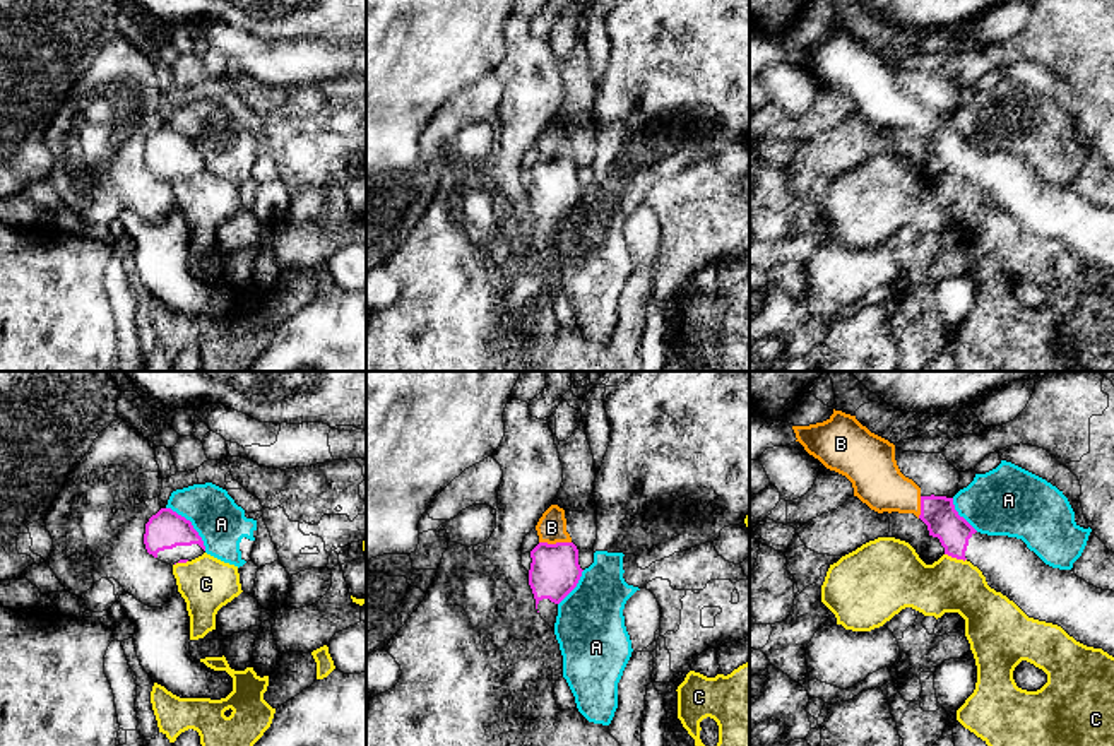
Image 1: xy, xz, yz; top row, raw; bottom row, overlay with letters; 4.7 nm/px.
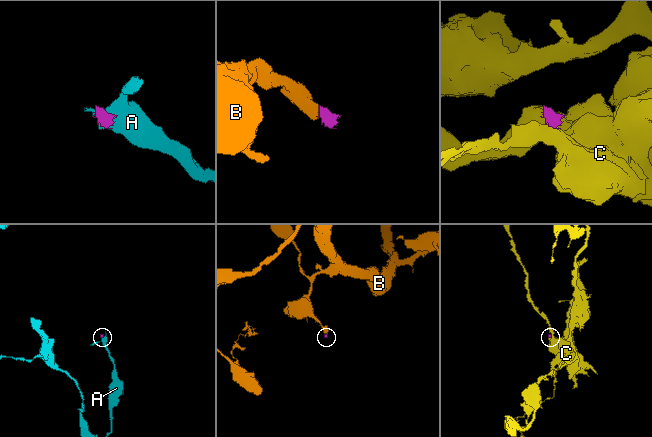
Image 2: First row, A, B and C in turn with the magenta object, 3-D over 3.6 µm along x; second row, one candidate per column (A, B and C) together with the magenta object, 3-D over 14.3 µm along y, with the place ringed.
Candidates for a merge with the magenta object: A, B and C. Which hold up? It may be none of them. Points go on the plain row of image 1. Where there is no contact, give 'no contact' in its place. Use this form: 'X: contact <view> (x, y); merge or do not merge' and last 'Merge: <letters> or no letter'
A: contact xy (190, 141); do not merge
B: contact xz (556, 159); merge
C: contact yz (955, 173); do not merge
Merge: B

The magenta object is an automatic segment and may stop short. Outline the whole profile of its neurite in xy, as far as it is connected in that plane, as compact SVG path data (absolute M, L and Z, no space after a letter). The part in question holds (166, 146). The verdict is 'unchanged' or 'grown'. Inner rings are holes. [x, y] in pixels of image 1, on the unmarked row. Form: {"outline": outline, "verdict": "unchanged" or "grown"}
{"outline": "M161 125L149 135L144 161L149 171L171 183L205 169L204 157L192 139L171 125Z", "verdict": "grown"}

